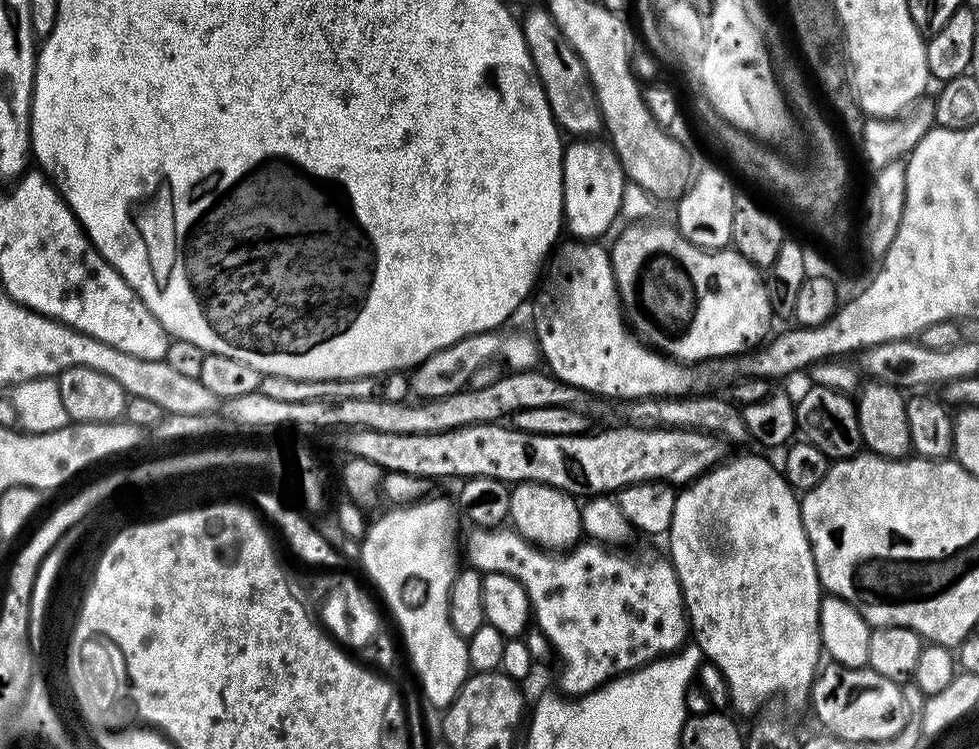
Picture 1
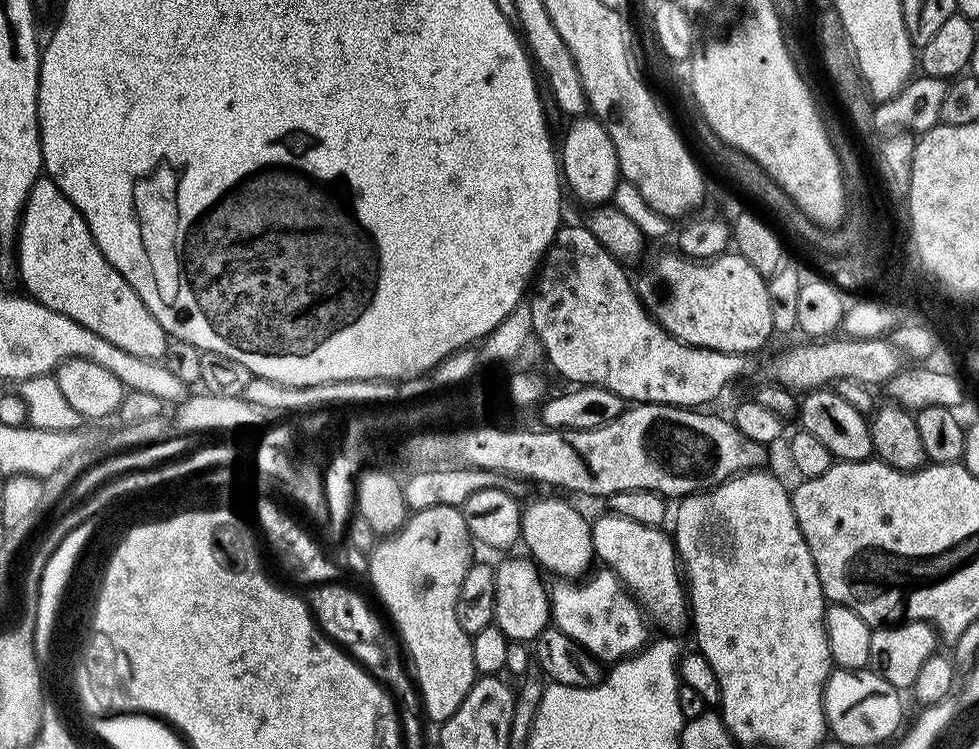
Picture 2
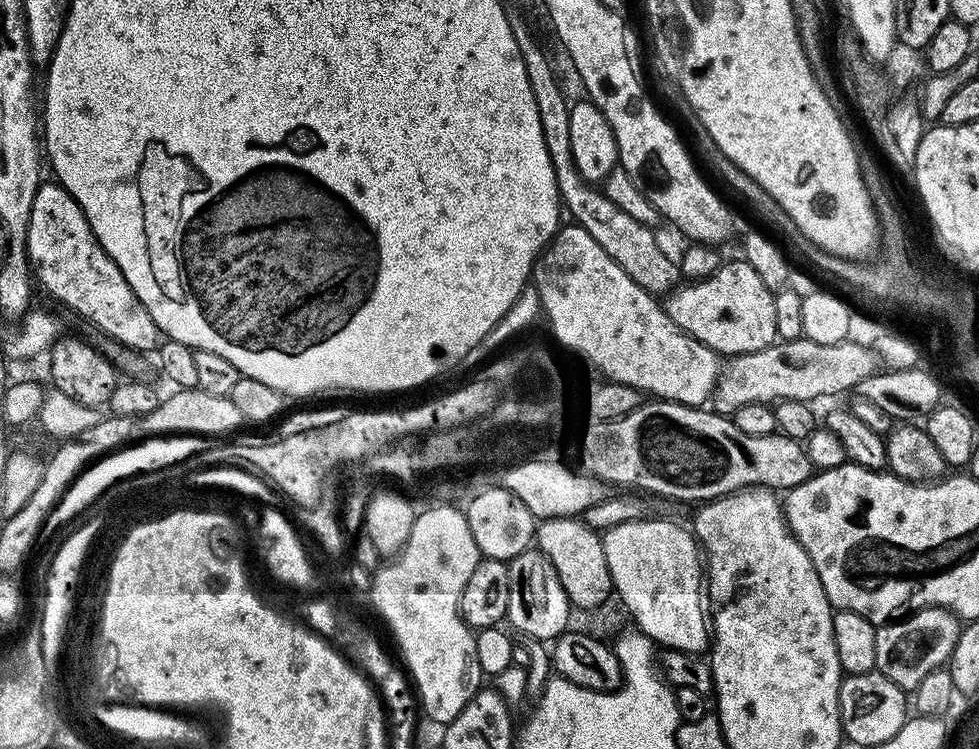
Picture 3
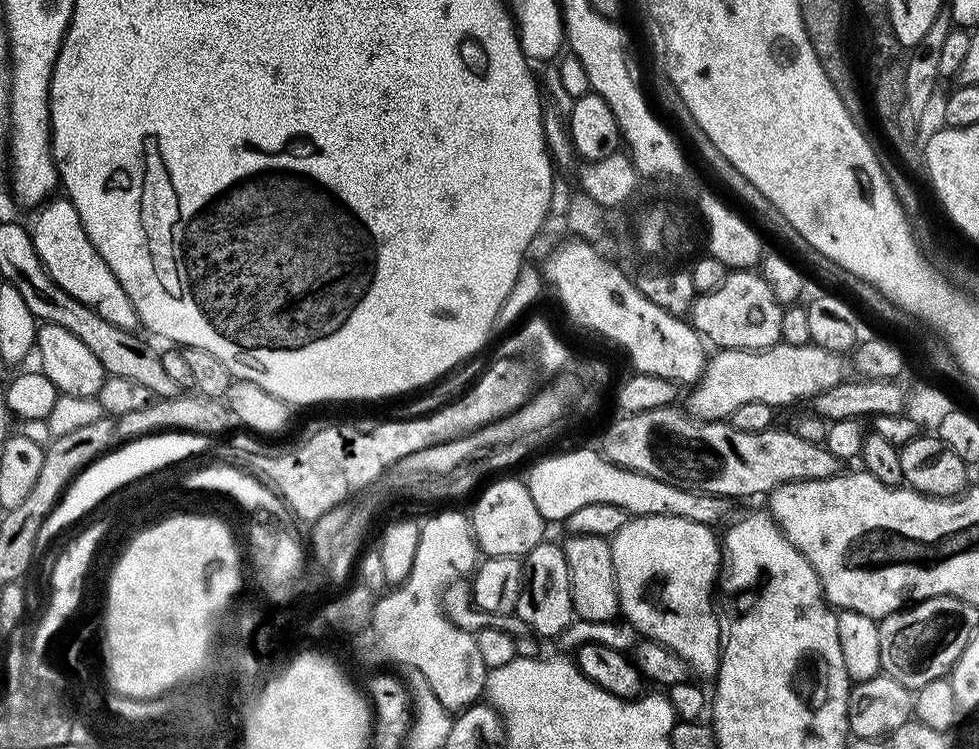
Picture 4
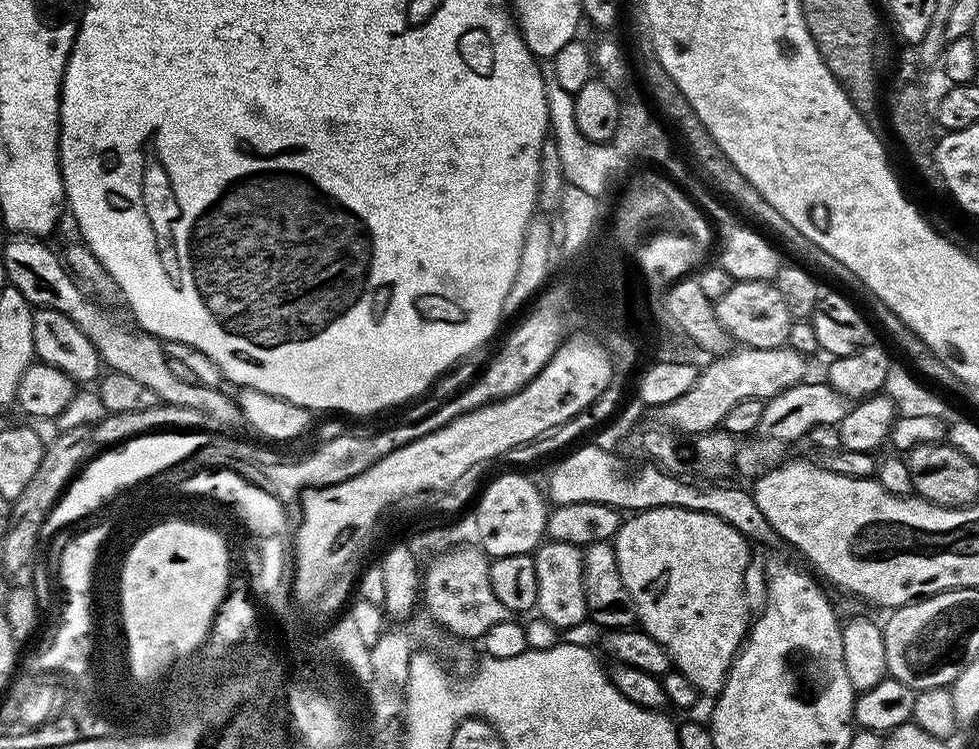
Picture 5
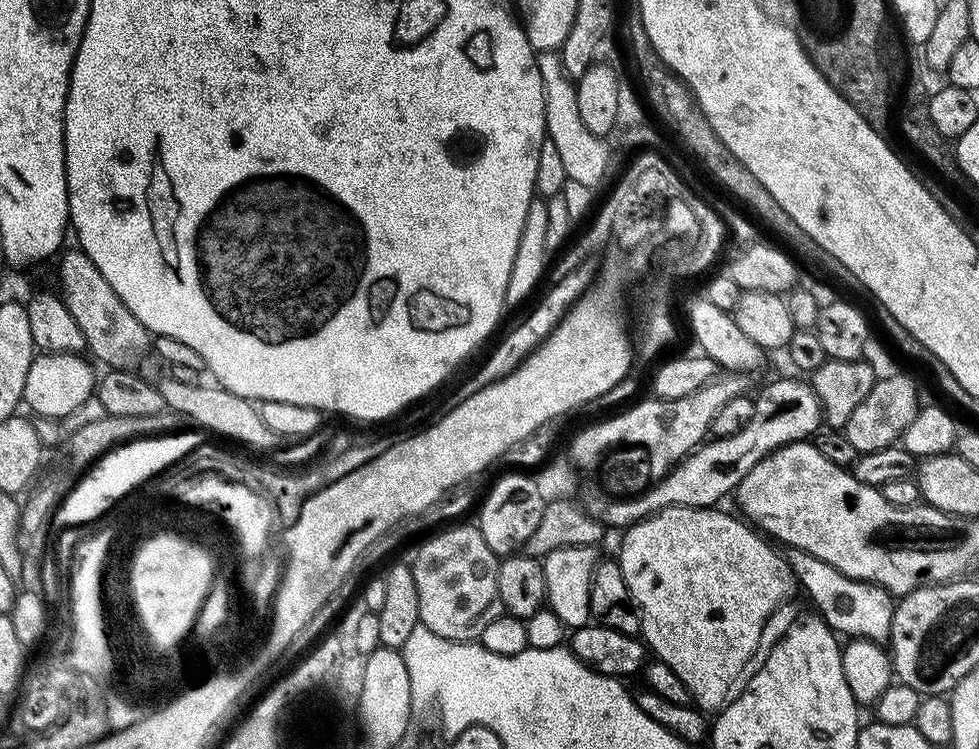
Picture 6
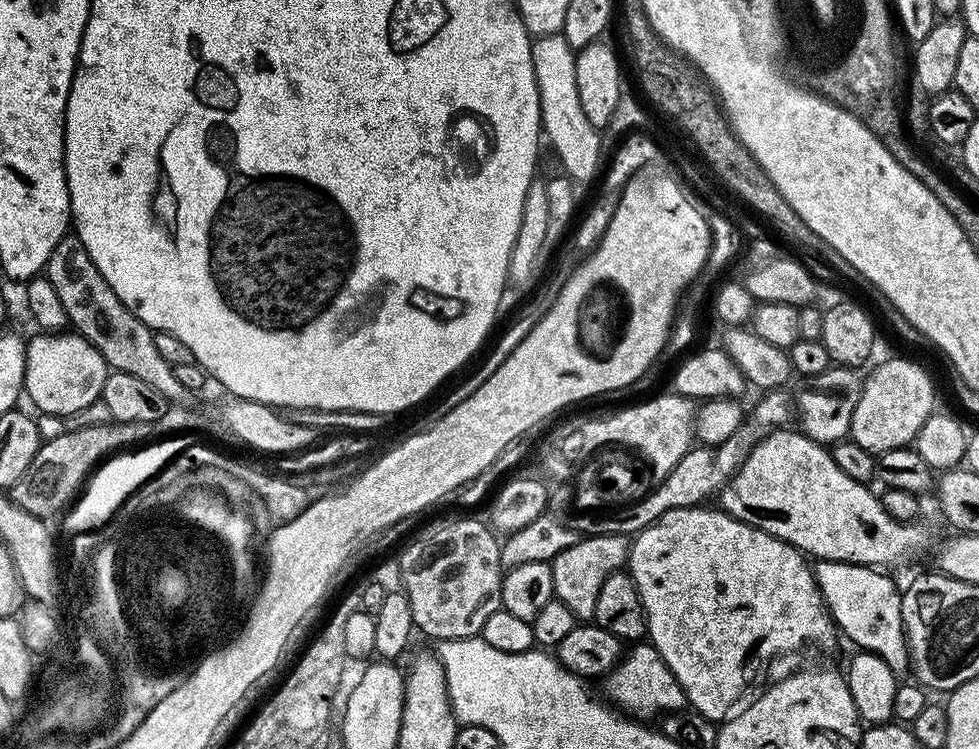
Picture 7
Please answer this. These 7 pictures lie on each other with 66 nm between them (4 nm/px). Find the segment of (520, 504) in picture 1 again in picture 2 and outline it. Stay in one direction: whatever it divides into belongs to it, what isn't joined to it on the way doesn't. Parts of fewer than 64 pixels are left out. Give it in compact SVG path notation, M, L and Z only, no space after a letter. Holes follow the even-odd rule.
M544 496L541 500L532 500L526 504L520 517L520 540L528 547L527 555L541 569L554 572L555 577L580 578L593 567L592 526L589 517L584 517L568 500Z

